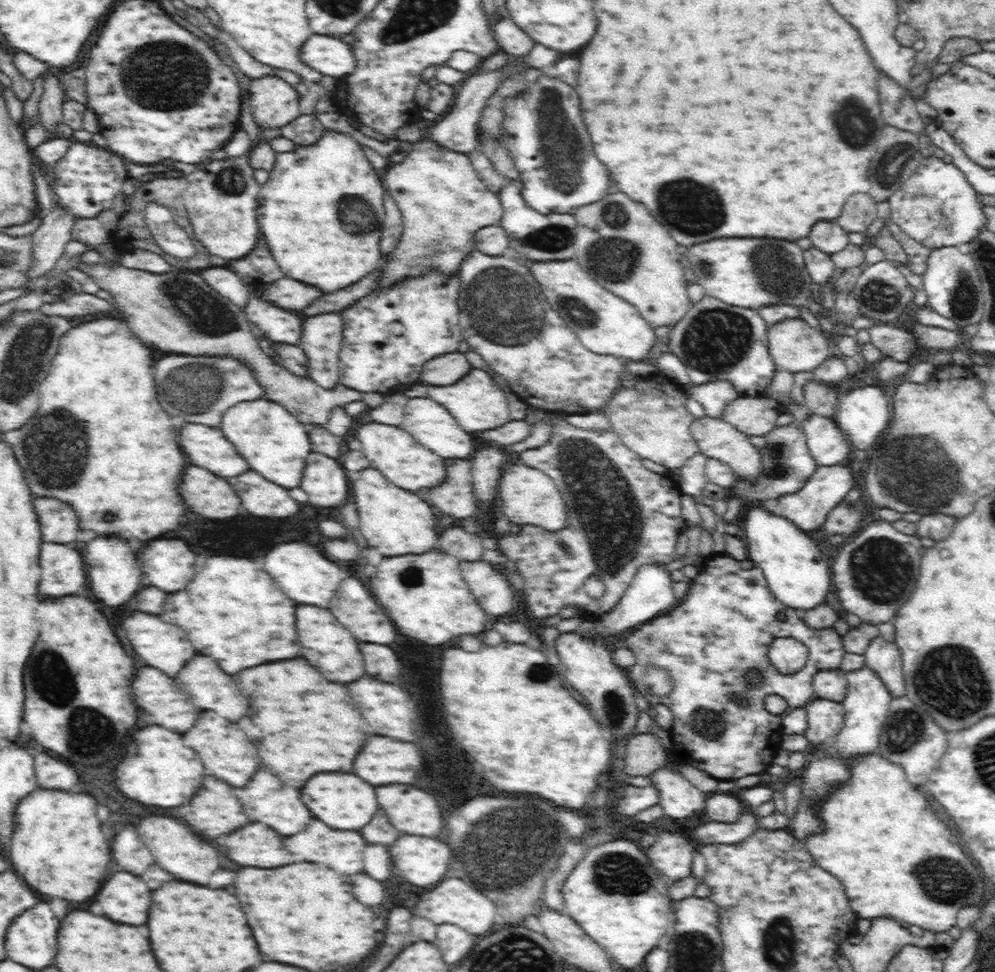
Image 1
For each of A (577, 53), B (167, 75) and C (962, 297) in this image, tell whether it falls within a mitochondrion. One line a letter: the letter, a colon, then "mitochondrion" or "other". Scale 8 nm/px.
A: other
B: mitochondrion
C: mitochondrion

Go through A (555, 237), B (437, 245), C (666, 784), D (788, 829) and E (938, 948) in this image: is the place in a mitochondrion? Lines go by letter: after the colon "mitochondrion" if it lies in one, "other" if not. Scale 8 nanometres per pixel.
A: mitochondrion
B: mitochondrion
C: other
D: other
E: other

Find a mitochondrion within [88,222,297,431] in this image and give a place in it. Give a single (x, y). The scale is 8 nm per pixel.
(193, 391)

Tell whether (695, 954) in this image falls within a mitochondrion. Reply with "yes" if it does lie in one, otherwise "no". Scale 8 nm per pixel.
yes

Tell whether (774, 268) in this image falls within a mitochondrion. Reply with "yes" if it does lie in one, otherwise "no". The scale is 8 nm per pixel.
yes

